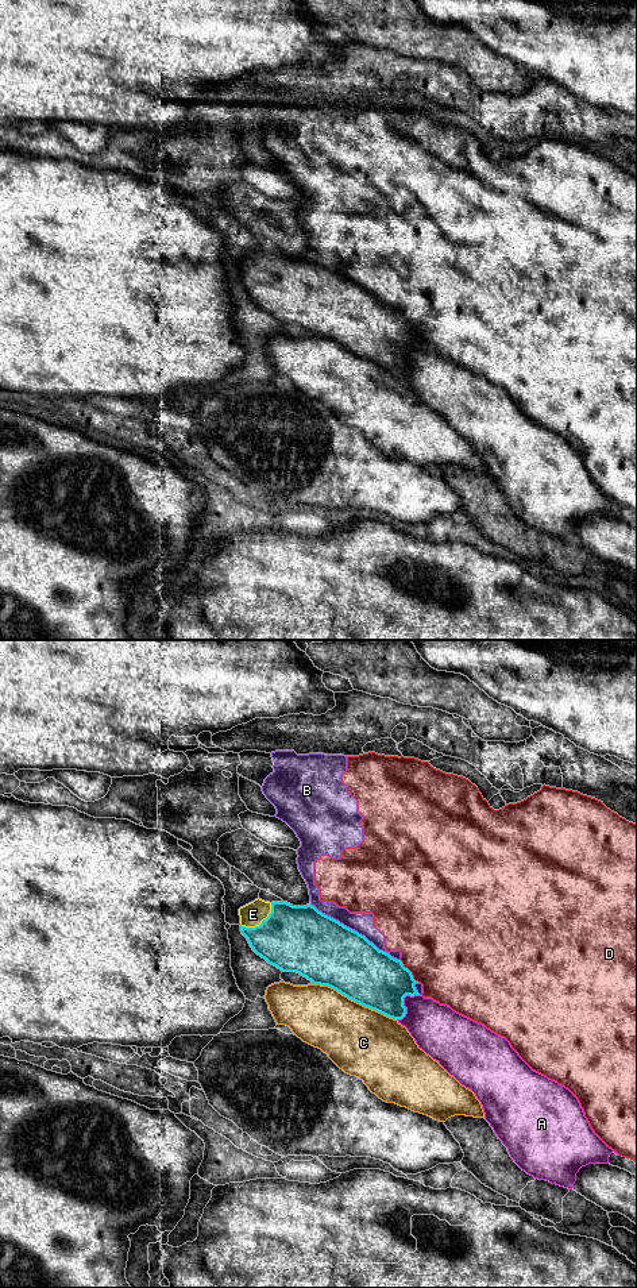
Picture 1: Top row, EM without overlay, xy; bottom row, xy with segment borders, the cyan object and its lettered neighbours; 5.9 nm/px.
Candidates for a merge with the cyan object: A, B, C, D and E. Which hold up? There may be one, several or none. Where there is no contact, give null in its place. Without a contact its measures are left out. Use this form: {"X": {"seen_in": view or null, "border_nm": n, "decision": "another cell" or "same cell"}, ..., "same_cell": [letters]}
{"A": {"seen_in": "xy", "border_nm": 200, "decision": "another cell"}, "B": {"seen_in": "xy", "border_nm": 650, "decision": "another cell"}, "C": {"seen_in": "xy", "border_nm": 550, "decision": "another cell"}, "D": {"seen_in": "xy", "border_nm": 180, "decision": "another cell"}, "E": {"seen_in": "xy", "border_nm": 240, "decision": "same cell"}, "same_cell": ["E"]}

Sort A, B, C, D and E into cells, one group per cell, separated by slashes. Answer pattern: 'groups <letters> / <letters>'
groups A / B D / C / E

